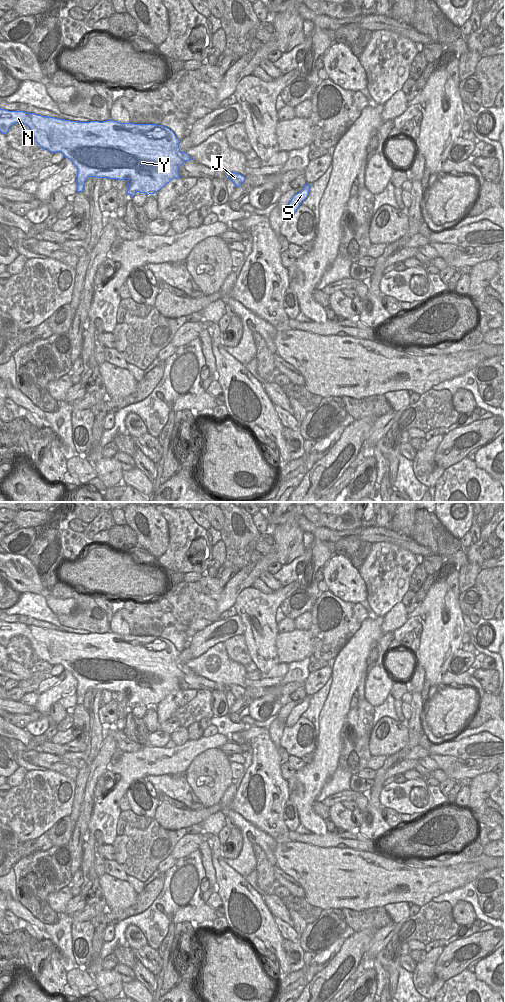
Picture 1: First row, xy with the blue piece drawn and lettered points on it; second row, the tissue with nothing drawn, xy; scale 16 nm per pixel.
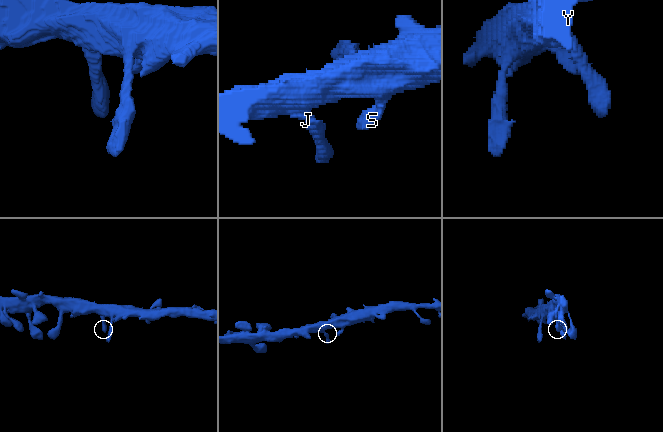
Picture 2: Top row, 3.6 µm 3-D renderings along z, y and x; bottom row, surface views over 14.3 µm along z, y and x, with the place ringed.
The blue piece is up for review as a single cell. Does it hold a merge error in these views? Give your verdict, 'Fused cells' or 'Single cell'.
Single cell

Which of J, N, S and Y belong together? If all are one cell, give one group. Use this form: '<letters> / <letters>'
J N S Y

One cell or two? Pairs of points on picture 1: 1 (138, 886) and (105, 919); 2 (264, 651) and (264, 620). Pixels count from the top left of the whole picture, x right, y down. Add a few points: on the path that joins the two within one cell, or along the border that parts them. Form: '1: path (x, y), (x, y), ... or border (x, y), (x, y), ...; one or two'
1: border (145, 886), (137, 894); two
2: path (264, 643), (264, 628); one

